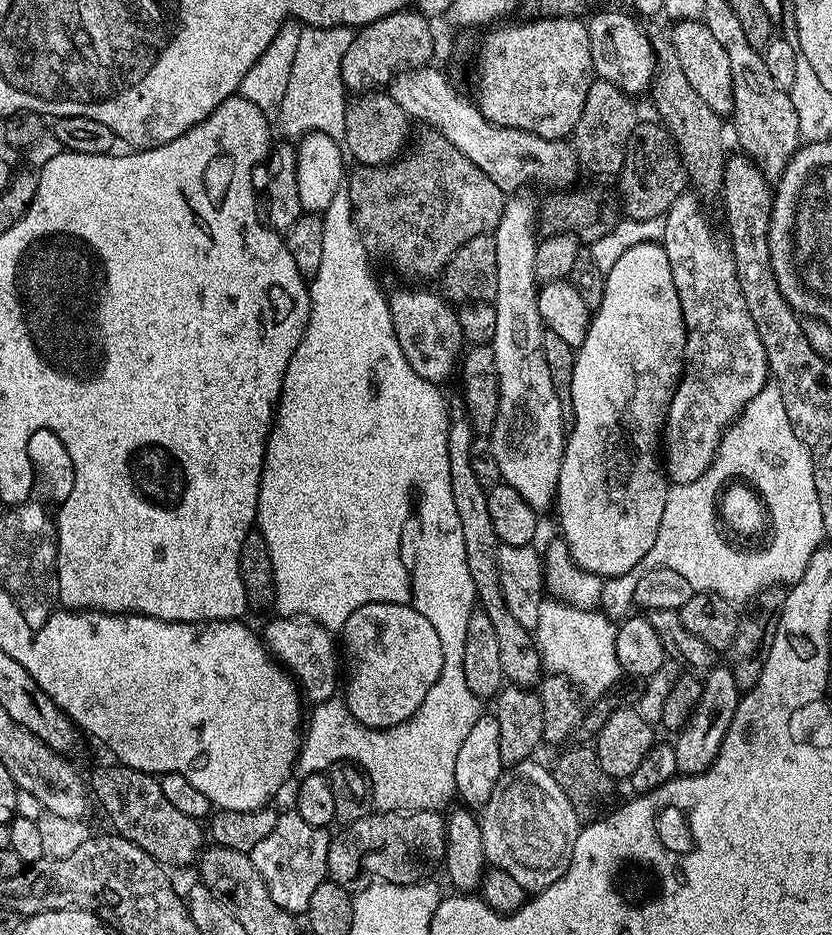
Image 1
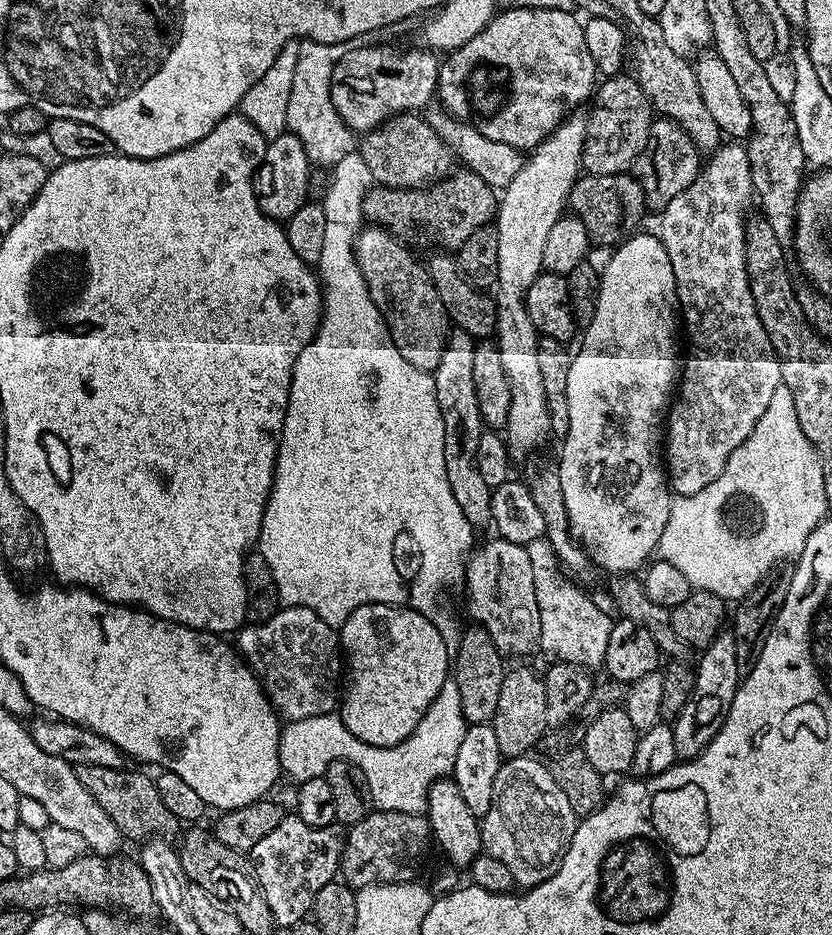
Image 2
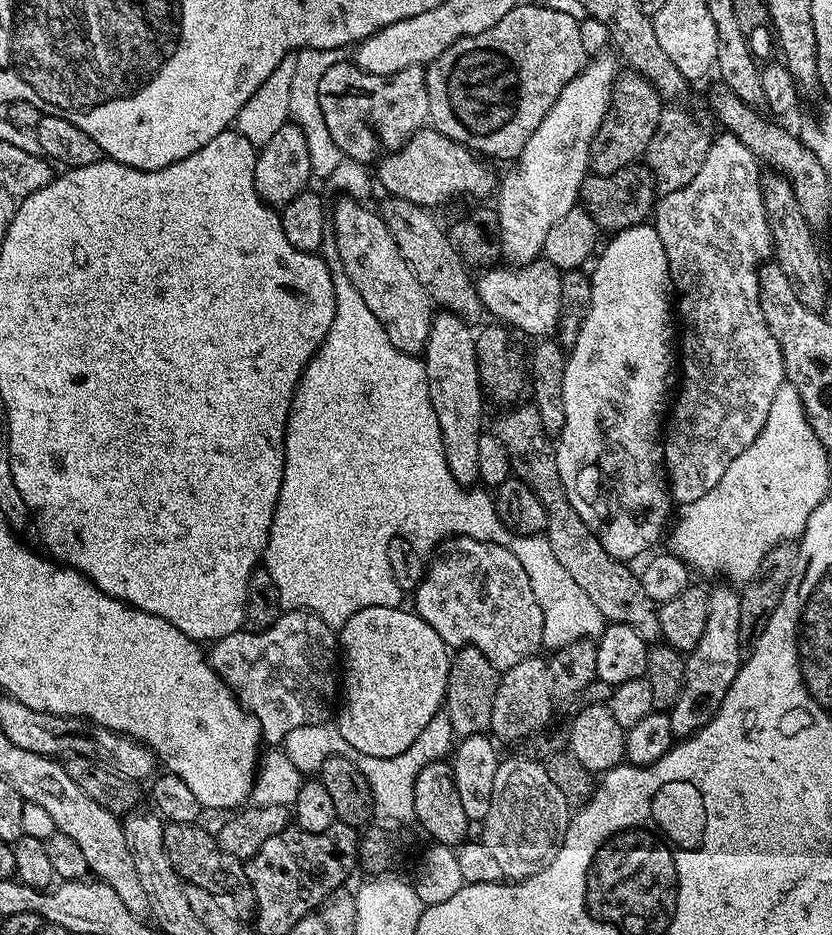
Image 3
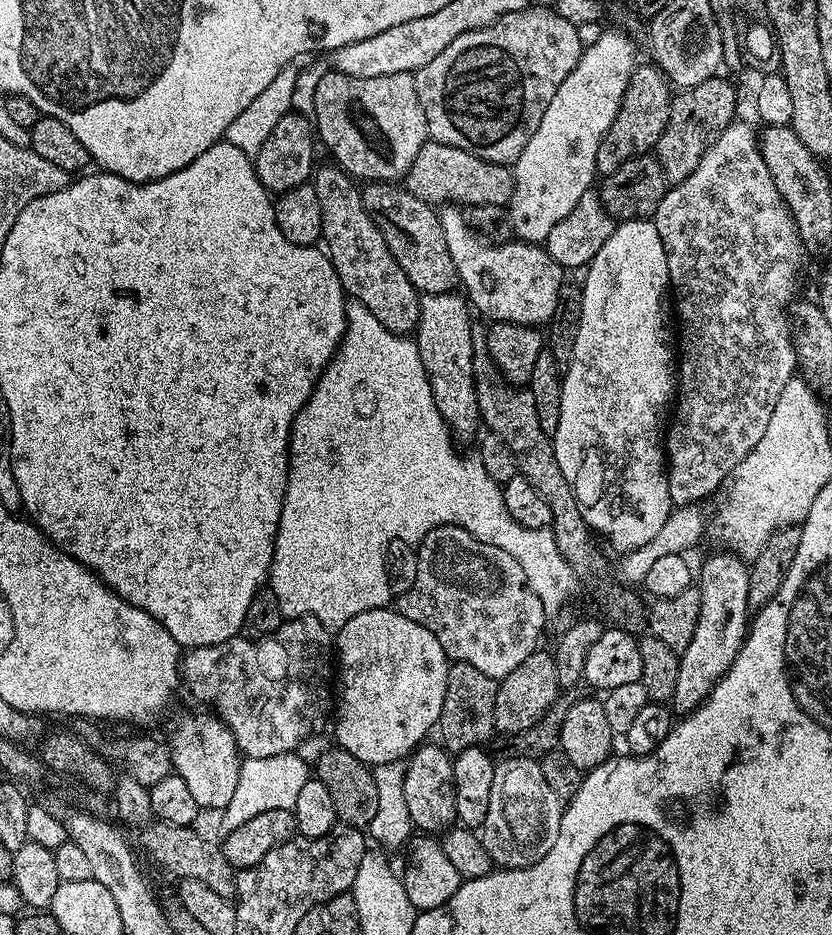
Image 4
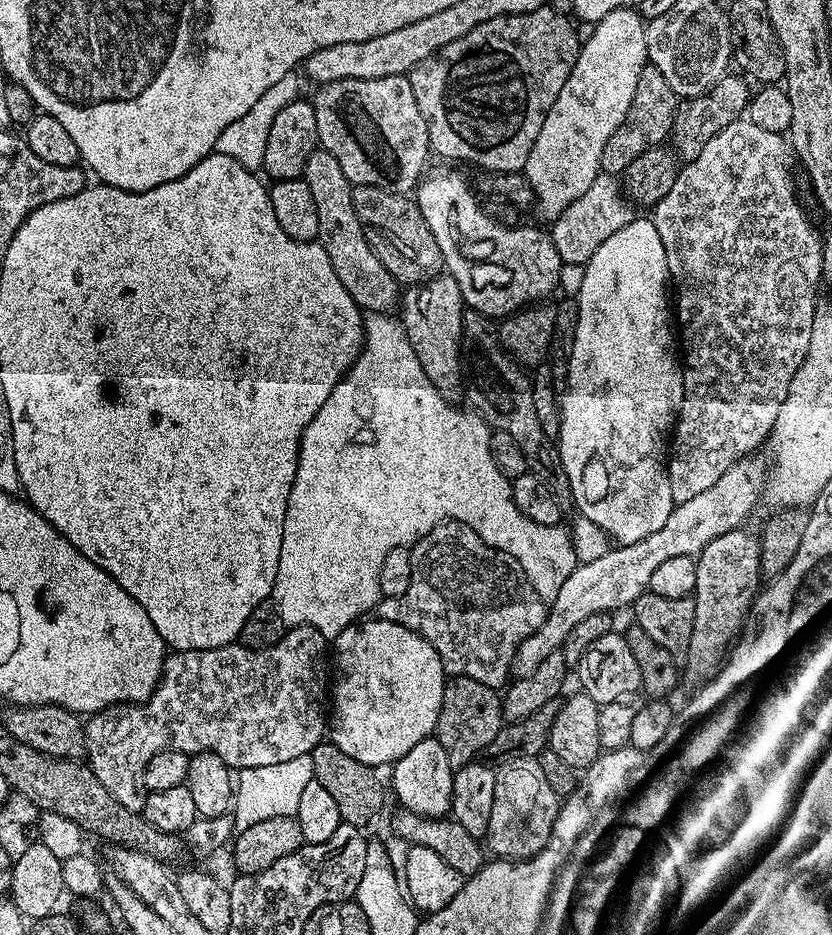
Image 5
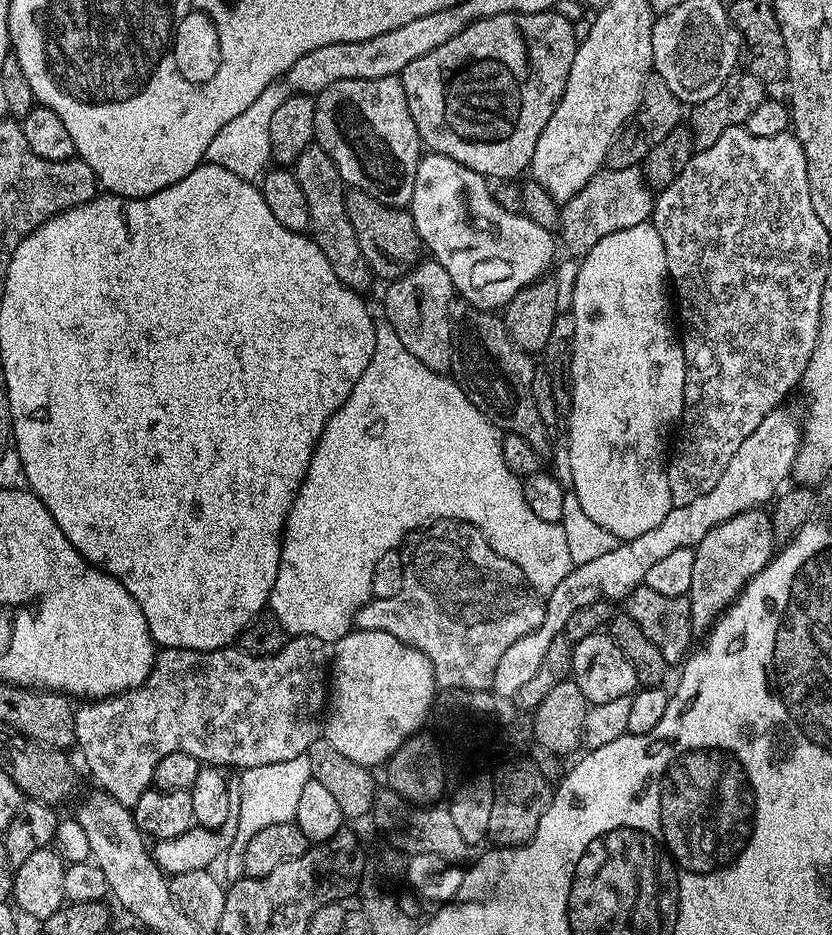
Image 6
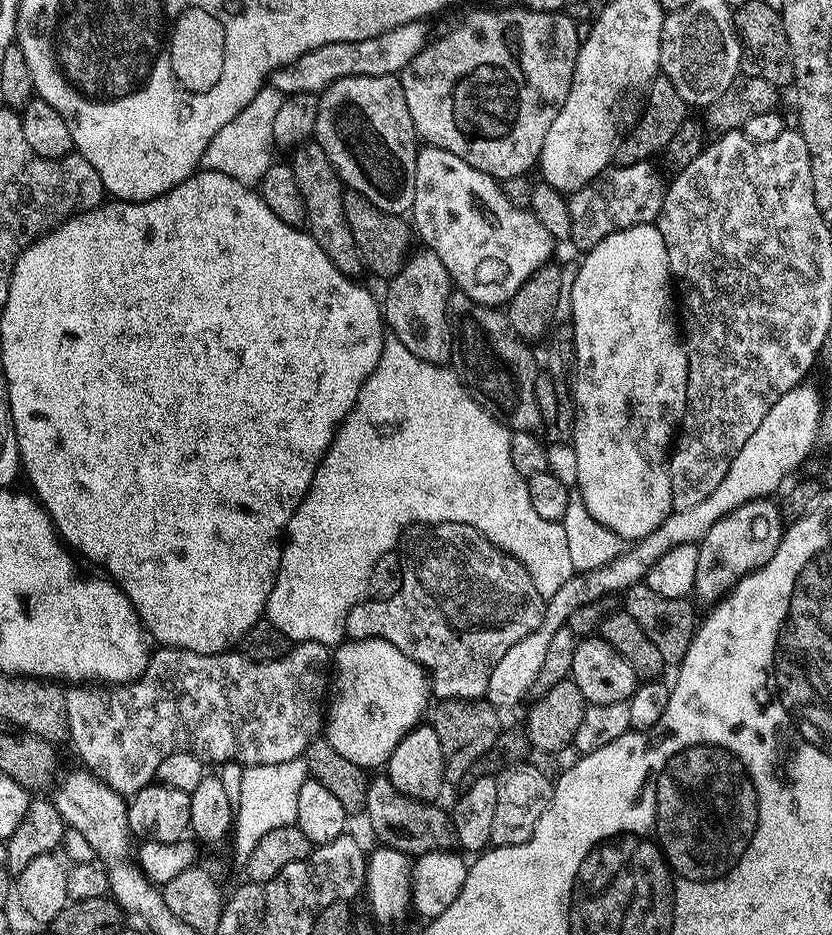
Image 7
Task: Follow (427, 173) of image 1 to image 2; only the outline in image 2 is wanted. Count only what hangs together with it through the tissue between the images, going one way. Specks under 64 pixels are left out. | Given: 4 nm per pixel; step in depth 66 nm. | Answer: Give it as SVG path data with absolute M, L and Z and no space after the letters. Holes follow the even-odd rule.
M456 170L427 186L417 186L414 188L385 188L383 186L373 186L362 199L364 205L364 220L373 225L389 230L396 228L425 228L444 250L459 250L462 242L478 230L478 226L489 223L496 215L498 207L497 193L478 174L467 170Z

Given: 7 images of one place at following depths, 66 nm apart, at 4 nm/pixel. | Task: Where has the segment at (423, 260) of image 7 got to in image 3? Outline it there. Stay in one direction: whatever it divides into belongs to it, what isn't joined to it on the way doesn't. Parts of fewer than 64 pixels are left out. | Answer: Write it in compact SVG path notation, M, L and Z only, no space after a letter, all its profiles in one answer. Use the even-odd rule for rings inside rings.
M440 310L432 317L430 334L422 353L430 406L438 418L446 466L461 486L472 486L479 481L478 438L486 431L484 404L486 397L480 387L480 371L476 361L476 332L452 312Z

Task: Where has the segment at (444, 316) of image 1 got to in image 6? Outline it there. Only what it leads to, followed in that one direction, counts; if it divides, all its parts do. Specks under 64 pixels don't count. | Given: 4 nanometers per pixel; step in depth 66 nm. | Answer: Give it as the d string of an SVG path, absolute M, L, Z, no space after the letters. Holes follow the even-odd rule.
M310 146L302 150L302 154L294 165L294 171L302 186L302 194L306 194L306 206L310 210L308 226L313 242L320 247L322 254L326 254L330 266L334 266L334 274L338 274L342 283L350 286L356 292L367 293L368 283L373 283L374 277L358 246L354 226L348 215L344 213L346 185L338 174L330 154L326 154L326 150L318 146Z

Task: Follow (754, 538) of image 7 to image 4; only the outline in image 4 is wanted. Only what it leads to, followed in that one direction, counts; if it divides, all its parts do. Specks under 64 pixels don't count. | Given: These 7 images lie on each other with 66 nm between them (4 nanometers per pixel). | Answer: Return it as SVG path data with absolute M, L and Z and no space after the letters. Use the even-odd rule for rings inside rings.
M727 550L719 551L698 568L702 610L698 610L698 626L694 626L694 638L690 638L690 646L686 646L686 650L680 653L678 686L674 686L670 701L673 713L680 718L695 712L708 699L708 695L727 674L730 666L734 666L734 658L738 658L750 627L749 565Z

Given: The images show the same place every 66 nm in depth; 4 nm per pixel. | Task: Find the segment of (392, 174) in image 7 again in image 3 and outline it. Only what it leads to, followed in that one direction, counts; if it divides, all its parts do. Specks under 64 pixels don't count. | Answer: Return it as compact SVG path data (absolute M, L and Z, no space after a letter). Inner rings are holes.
M344 59L331 66L319 79L319 105L330 136L345 157L359 160L361 164L371 165L385 154L403 148L404 143L414 133L425 127L428 120L428 95L426 94L426 72L423 67L398 70L389 76L379 76L362 70L355 62Z

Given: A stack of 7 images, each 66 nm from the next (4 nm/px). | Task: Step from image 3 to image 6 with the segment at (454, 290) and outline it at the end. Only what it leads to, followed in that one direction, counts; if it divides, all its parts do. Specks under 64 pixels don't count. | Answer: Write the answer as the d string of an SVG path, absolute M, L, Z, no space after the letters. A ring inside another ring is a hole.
M353 188L345 191L344 213L348 215L354 226L358 246L372 270L373 277L380 279L381 276L384 282L398 280L421 259L420 235L416 232L411 211L387 208L385 204L380 204L374 198L370 198L370 194Z

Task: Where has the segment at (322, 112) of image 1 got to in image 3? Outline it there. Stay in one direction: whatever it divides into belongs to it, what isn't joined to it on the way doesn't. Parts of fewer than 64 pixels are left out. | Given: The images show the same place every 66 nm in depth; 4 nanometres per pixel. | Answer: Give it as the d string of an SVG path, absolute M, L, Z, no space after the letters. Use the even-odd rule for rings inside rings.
M302 48L295 53L295 68L293 81L290 85L289 119L302 130L306 136L306 146L309 147L311 172L315 179L329 179L335 167L344 158L343 153L338 150L337 144L330 136L330 130L326 127L322 115L322 106L319 105L318 85L319 79L330 70L331 66L346 58L345 51L340 48Z

